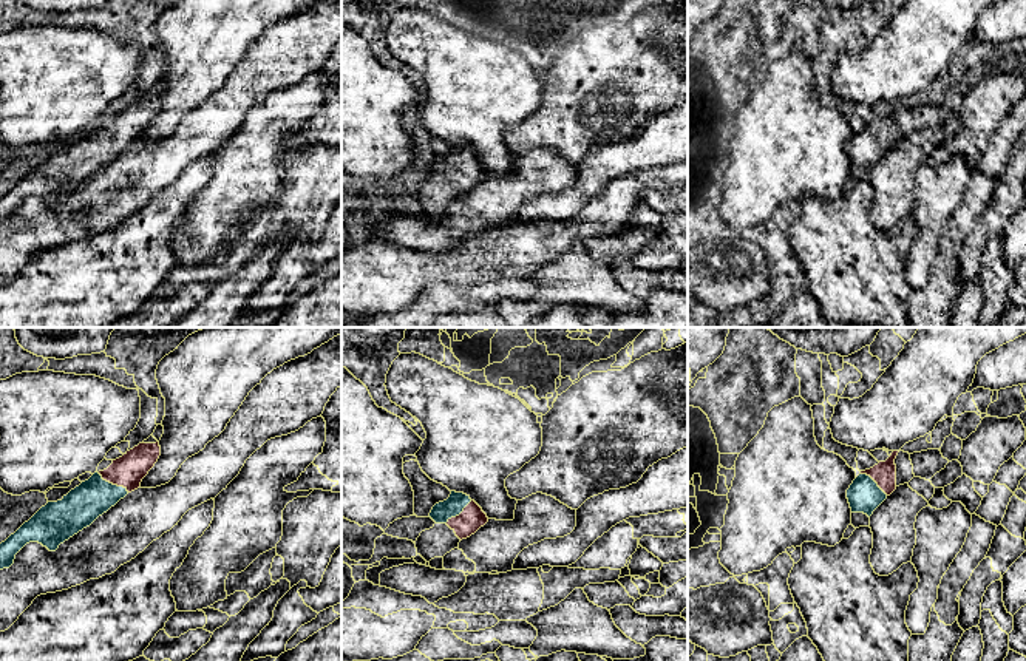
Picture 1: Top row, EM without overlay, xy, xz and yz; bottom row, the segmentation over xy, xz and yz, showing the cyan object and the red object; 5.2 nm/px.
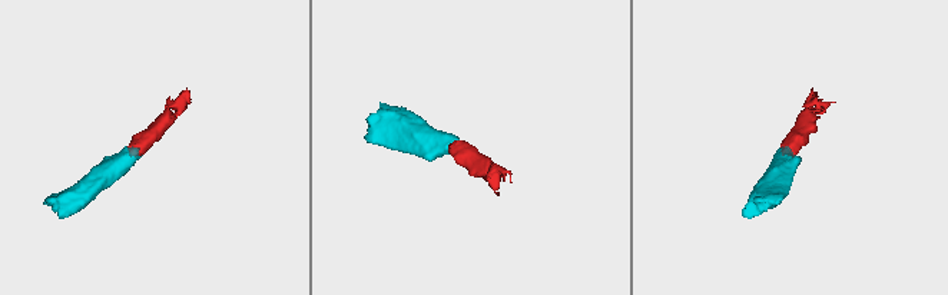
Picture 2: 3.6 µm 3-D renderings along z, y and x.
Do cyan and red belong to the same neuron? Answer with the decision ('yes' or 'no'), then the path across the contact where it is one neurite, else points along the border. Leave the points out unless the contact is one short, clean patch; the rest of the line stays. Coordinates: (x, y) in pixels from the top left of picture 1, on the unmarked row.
yes | across xy (81, 161), (112, 138), (127, 125)

